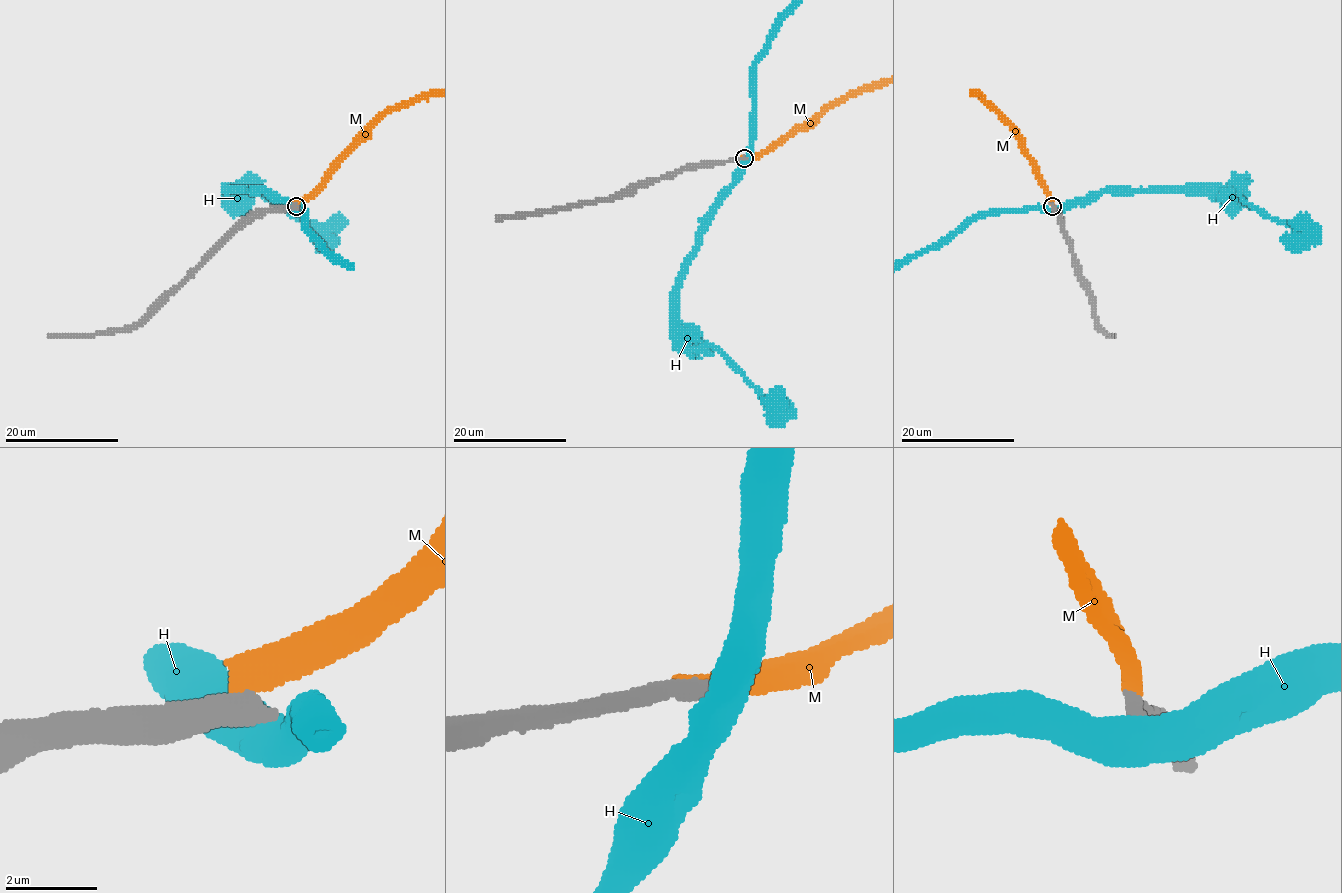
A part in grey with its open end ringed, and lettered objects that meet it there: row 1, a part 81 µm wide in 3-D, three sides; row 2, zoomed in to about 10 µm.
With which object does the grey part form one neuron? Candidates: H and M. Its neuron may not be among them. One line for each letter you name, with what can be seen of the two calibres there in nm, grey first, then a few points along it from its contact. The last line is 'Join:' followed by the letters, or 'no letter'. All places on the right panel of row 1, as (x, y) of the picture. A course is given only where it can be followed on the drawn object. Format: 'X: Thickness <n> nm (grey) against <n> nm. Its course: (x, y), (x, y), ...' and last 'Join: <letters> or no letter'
Join: no letter

